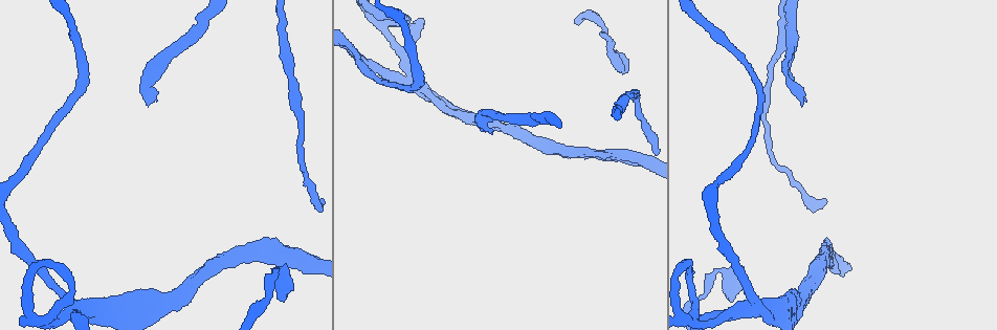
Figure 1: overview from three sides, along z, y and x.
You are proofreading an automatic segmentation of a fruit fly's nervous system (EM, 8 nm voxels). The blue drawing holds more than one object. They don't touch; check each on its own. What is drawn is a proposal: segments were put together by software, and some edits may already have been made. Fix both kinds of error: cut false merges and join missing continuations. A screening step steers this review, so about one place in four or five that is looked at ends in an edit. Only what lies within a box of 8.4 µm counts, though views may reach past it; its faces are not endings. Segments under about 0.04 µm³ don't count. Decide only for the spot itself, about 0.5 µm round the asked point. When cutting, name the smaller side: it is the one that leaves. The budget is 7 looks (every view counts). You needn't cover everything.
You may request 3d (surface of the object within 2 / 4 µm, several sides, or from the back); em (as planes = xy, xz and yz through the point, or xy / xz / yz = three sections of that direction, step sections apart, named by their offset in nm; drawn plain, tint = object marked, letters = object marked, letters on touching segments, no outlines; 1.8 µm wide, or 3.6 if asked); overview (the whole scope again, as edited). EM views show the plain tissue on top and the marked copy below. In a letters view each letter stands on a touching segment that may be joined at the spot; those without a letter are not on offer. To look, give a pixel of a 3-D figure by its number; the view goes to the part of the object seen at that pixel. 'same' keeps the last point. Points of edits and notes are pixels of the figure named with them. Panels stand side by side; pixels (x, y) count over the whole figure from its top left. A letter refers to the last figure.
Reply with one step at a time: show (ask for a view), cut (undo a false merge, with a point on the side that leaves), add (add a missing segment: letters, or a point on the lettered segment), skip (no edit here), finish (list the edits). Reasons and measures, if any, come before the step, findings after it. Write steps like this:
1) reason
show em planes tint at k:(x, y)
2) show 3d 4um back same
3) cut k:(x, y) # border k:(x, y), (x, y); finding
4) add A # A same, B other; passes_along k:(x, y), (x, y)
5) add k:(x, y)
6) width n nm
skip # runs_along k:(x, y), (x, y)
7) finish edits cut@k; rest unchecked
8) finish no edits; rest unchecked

an open end
show 3d 4um at 1:(133, 291)

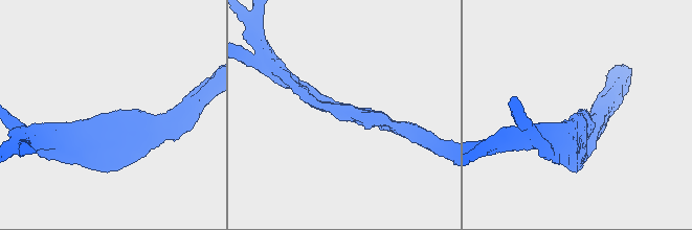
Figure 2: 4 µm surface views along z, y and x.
now the EM
show em planes letters at 2:(573, 114)

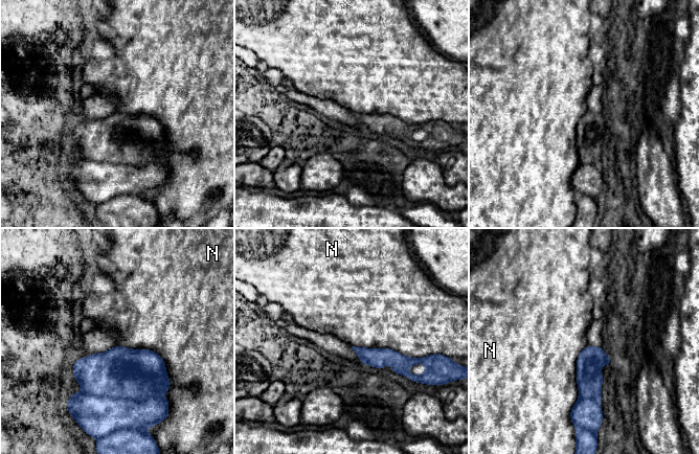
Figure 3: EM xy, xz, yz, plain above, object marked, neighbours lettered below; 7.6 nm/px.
skip # N other; border 3:(116, 345), (161, 358), (166, 399); none of them fits

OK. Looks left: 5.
sharp bend
show em planes tint at 1:(277, 271)

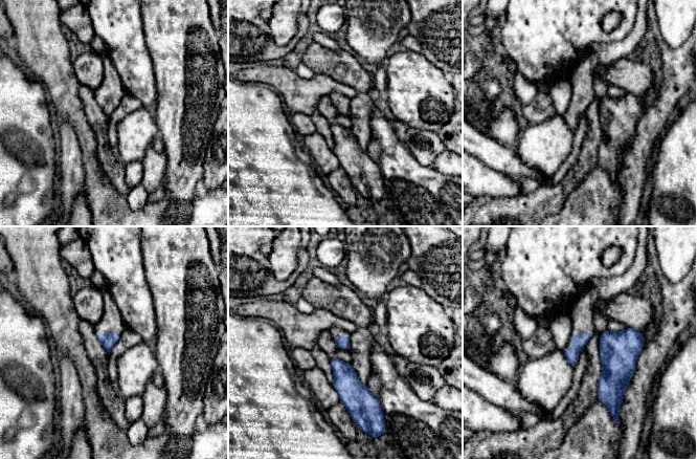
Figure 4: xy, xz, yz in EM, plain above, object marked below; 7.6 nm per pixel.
what lies round it
show em planes letters same

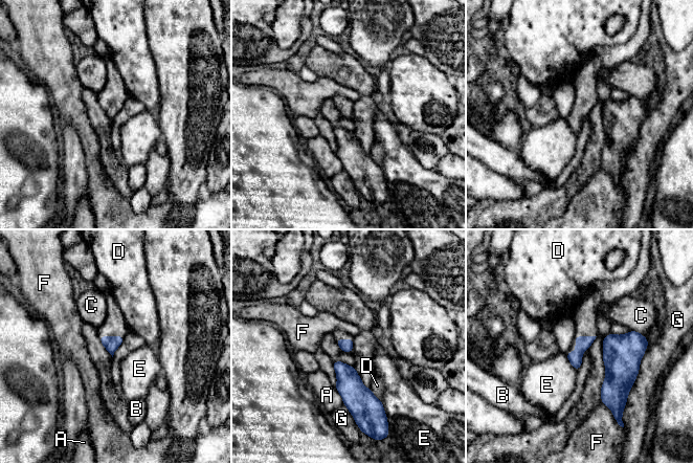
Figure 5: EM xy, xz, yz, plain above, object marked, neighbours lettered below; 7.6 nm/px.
width 100 nm
skip # A other, B other, C other, D other, E other, F other, G other; all the same neuron

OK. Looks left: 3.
show em planes letters at 1:(489, 130)

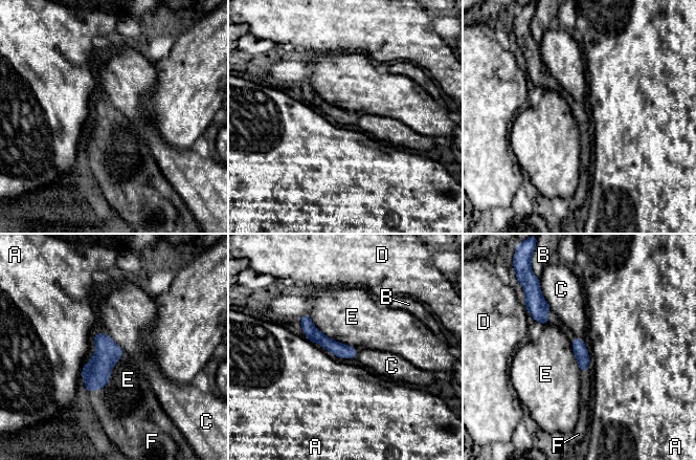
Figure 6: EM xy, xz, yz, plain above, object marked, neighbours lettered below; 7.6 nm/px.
add F # A other, B other, C other, D other, E other, F same; passes_along 6:(96, 374), (96, 390), (112, 418); it goes on there

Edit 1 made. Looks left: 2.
finish edits add@6; rest unchecked

